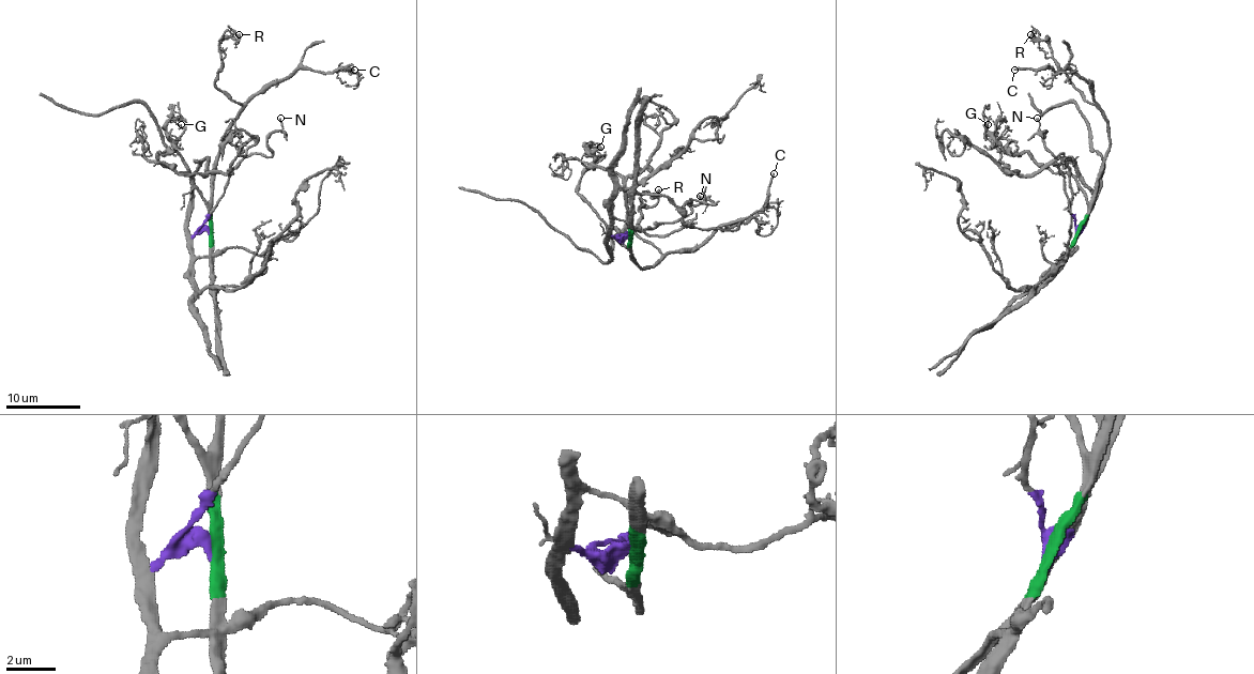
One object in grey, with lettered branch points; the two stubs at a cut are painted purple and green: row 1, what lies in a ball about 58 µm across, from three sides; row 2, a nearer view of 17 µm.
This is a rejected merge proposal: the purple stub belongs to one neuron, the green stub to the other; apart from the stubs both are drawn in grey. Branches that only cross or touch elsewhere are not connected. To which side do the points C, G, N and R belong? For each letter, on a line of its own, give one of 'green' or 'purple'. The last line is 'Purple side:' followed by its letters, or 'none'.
C: green
G: green
N: purple
R: green
Purple side: N

